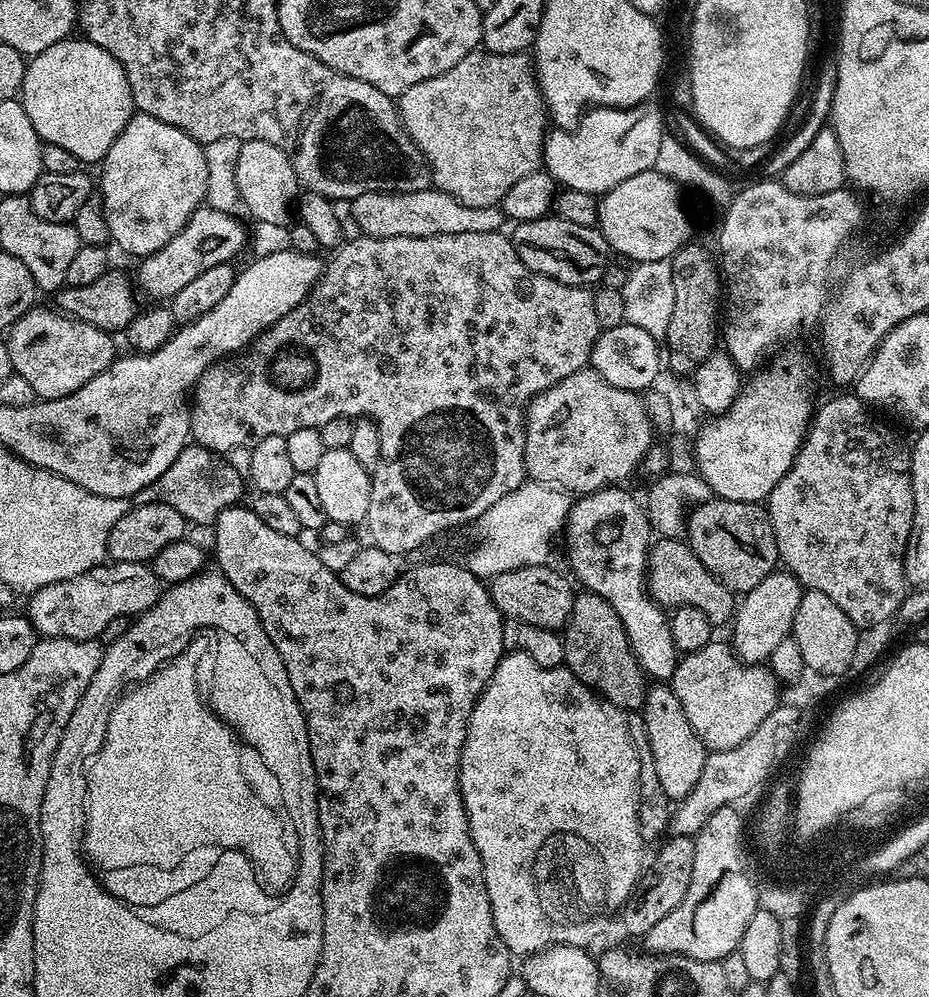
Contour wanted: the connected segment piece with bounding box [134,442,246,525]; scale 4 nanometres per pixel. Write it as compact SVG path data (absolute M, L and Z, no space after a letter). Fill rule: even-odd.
M192 442L182 450L182 454L178 454L178 458L174 458L174 462L170 462L166 474L150 482L150 486L143 488L134 500L140 506L163 506L182 514L182 518L193 525L211 525L218 514L222 514L222 510L237 507L241 503L240 495L244 492L244 484L246 488L245 477L234 470L227 455L212 452Z

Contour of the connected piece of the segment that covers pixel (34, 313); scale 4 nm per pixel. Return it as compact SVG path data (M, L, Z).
M33 306L22 314L7 329L6 341L13 373L26 378L39 399L57 400L74 394L74 390L86 386L90 378L102 374L117 359L118 351L109 333L73 316L65 316L55 307L40 307Z

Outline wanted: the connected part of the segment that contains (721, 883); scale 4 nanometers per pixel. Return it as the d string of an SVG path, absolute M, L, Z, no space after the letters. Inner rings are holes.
M729 806L714 810L714 814L710 814L710 818L706 818L706 822L702 826L702 830L697 832L694 839L694 874L690 878L690 890L686 890L686 898L682 898L682 902L678 902L678 906L674 906L674 910L670 910L670 914L666 914L666 918L662 918L662 922L658 922L658 926L654 926L654 930L650 930L642 937L642 944L649 953L658 956L685 956L686 958L698 958L699 960L722 961L730 955L731 952L739 949L742 942L742 933L746 930L746 922L750 922L750 918L757 910L757 881L752 881L750 873L744 869L744 820L736 813L735 807Z

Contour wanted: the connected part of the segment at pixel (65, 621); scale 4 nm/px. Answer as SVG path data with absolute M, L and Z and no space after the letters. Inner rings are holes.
M105 562L97 568L86 570L86 574L78 574L74 578L66 578L62 582L54 582L50 586L42 586L42 590L31 593L29 600L32 601L28 604L26 615L41 637L95 640L114 618L123 616L135 618L159 602L161 595L162 582L155 576L148 564Z

